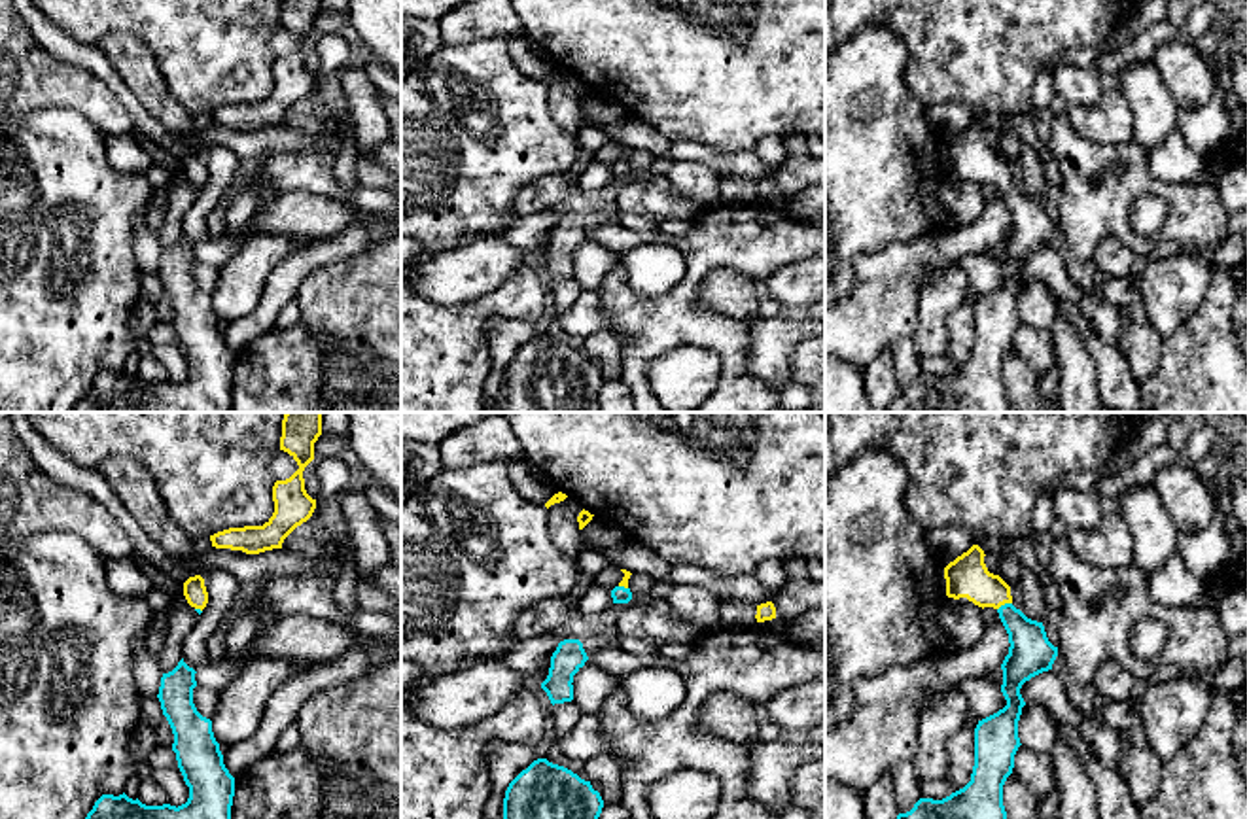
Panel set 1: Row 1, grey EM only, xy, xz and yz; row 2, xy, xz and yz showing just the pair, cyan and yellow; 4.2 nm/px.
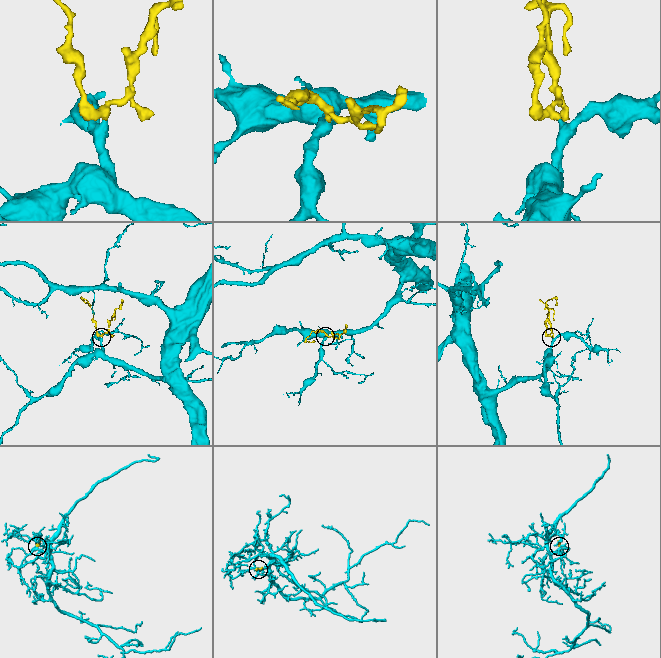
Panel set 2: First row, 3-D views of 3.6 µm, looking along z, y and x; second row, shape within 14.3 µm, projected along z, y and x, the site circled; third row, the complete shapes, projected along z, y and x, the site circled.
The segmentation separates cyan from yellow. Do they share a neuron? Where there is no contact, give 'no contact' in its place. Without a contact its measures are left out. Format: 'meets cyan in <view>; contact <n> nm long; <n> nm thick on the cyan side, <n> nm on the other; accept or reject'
meets cyan in yz; contact 70 nm long; 190 nm thick on the cyan side, 180 nm on the other; accept

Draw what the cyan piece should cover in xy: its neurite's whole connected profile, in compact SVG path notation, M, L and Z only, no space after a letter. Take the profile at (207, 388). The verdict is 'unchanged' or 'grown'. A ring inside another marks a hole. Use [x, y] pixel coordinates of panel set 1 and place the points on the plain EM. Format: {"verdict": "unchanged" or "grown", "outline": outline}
{"verdict": "unchanged", "outline": "M184 235L163 250L159 278L174 320L178 344L189 363L182 382L146 382L125 369L102 371L72 412L229 412L235 354L223 340L212 297L193 280L195 246Z"}

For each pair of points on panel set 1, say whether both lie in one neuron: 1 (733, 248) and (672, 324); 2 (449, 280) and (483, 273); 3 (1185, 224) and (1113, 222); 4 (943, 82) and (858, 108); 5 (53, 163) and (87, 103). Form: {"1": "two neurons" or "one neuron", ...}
{"1": "one neuron", "2": "one neuron", "3": "one neuron", "4": "two neurons", "5": "two neurons"}

